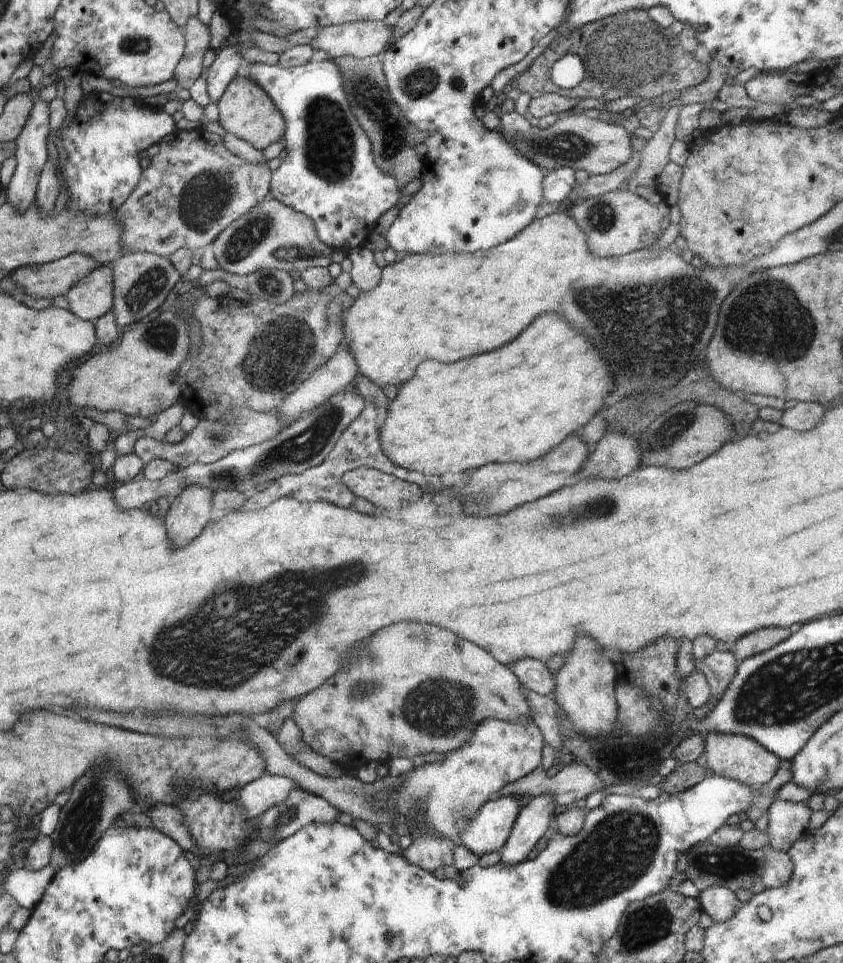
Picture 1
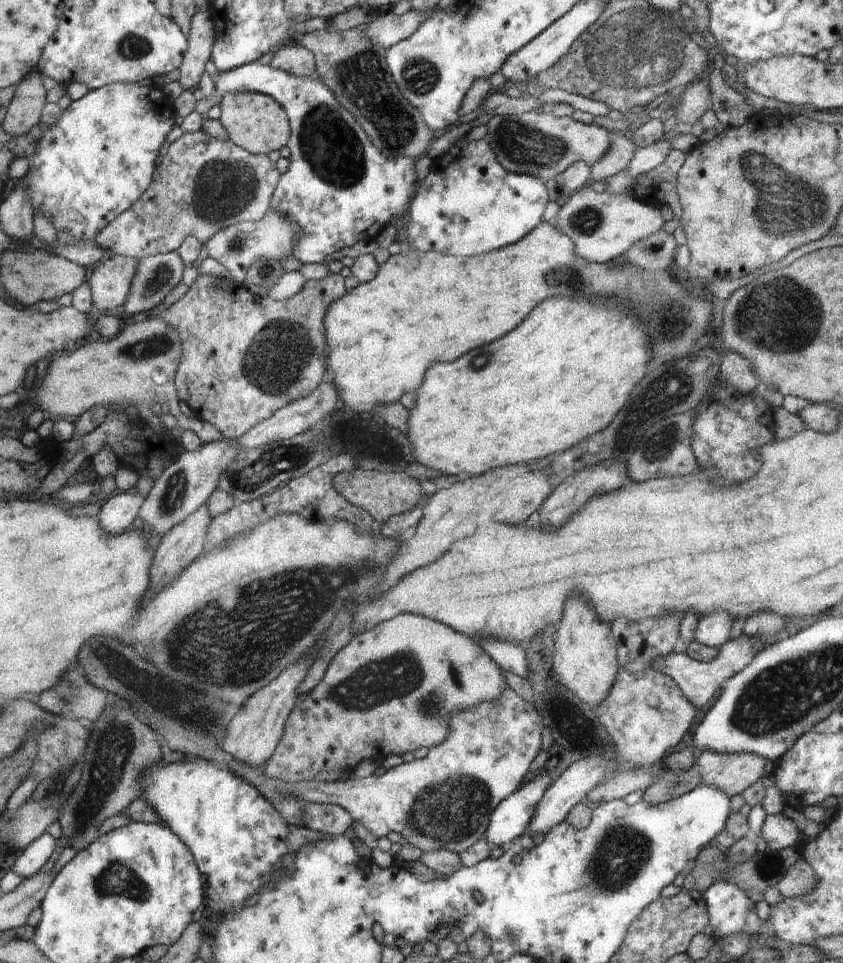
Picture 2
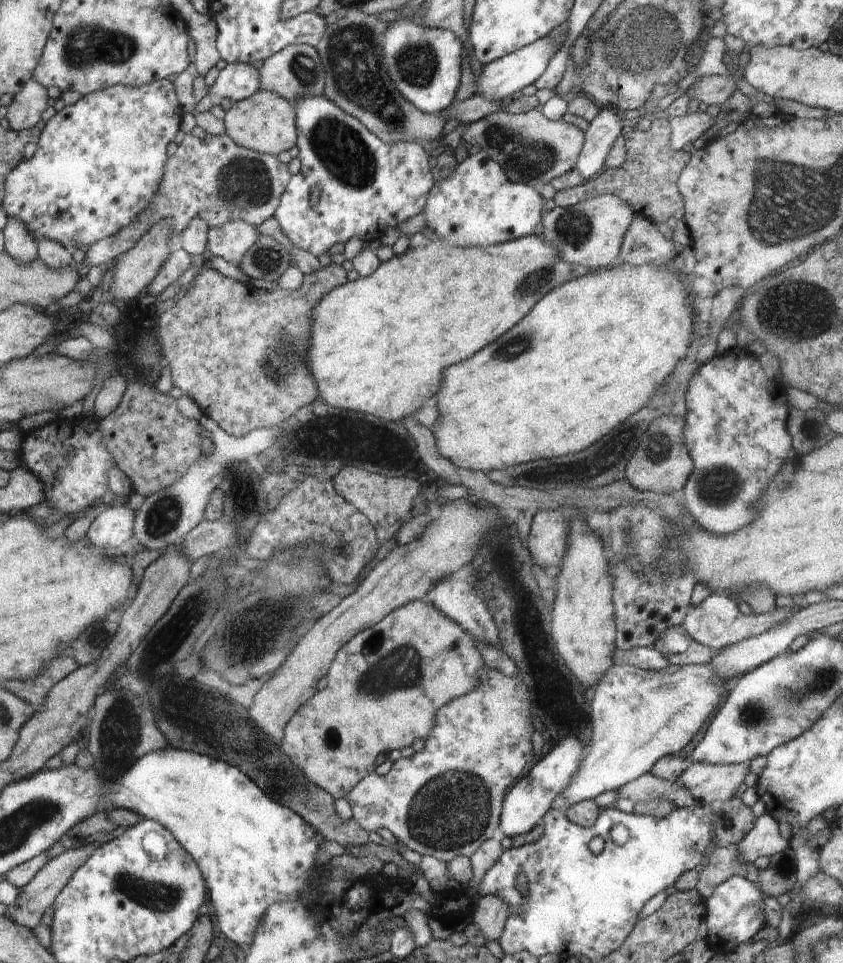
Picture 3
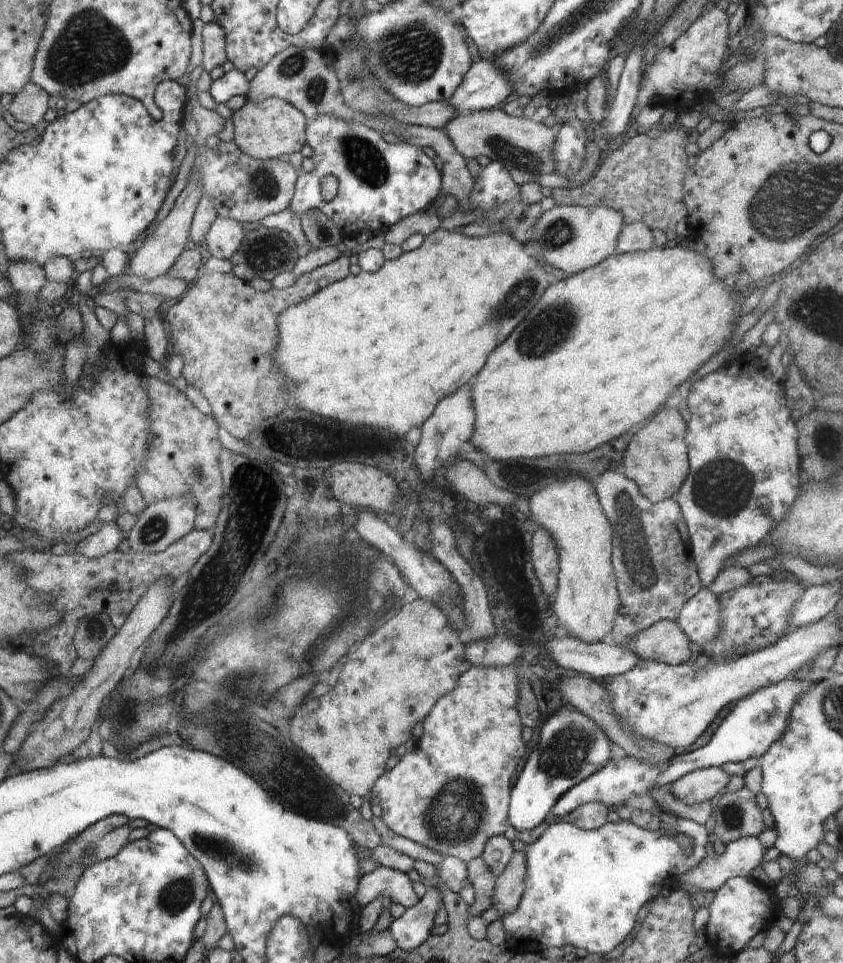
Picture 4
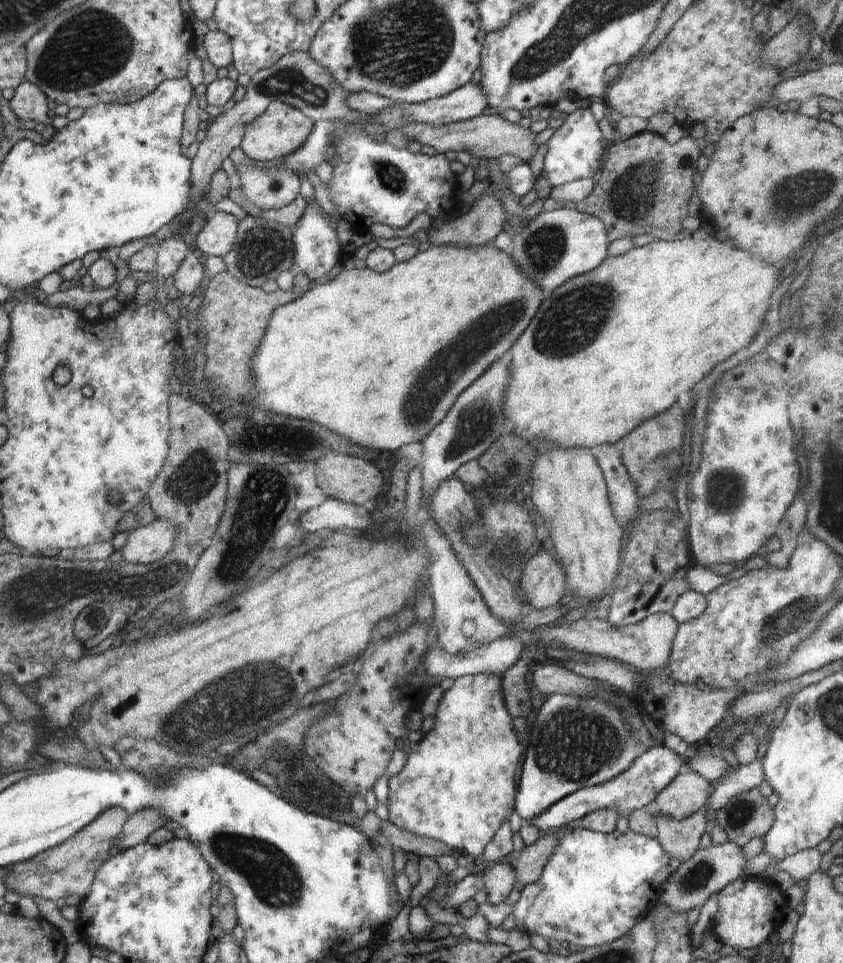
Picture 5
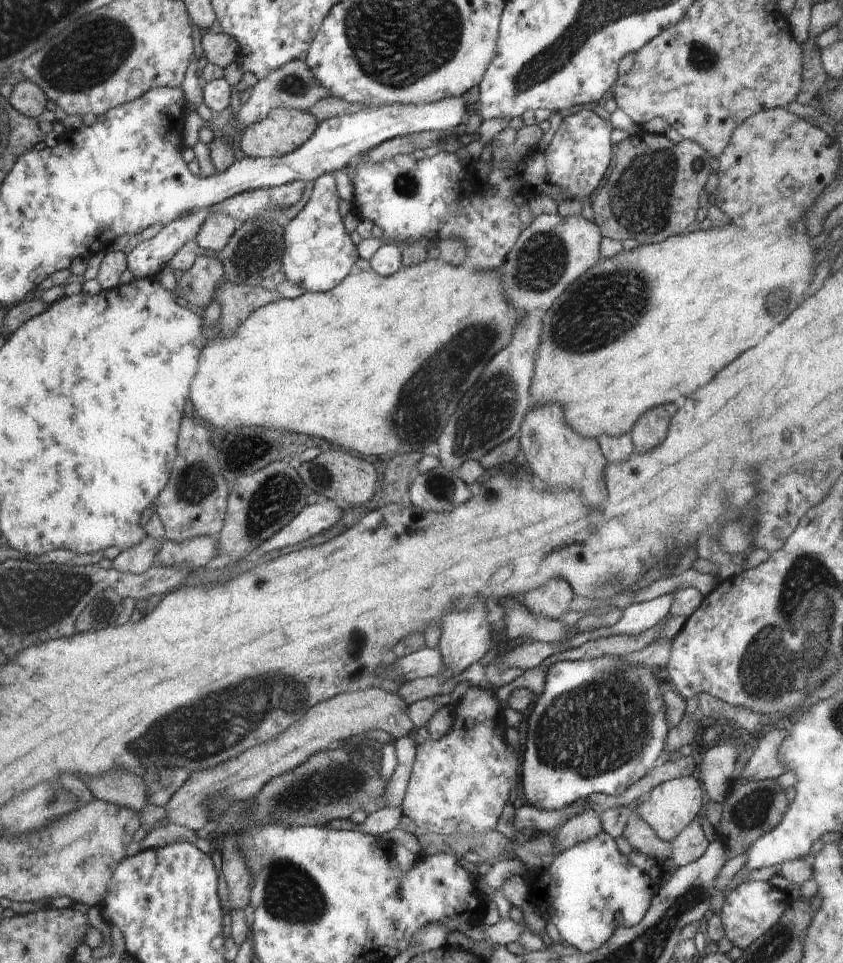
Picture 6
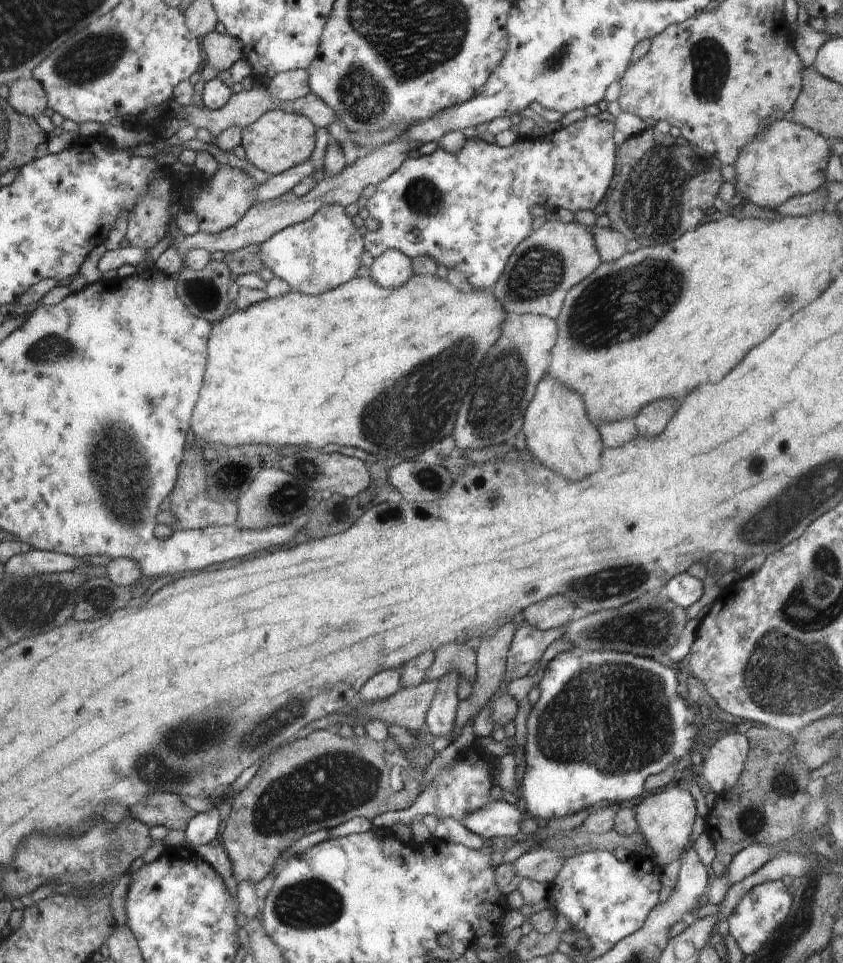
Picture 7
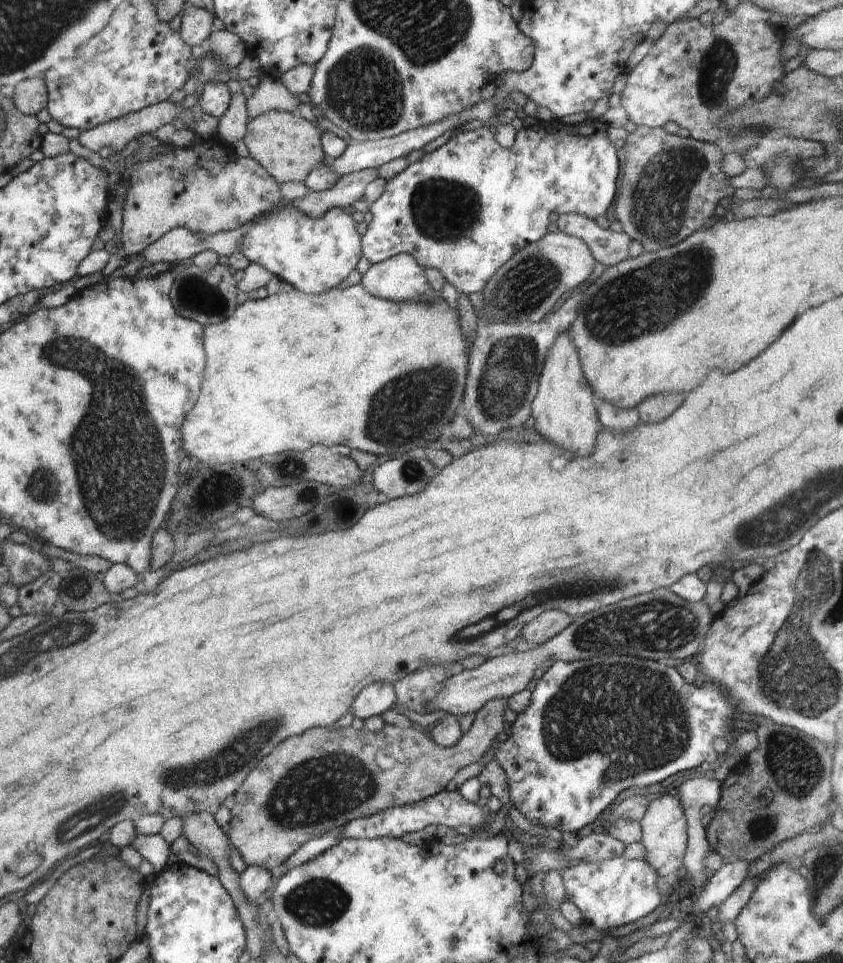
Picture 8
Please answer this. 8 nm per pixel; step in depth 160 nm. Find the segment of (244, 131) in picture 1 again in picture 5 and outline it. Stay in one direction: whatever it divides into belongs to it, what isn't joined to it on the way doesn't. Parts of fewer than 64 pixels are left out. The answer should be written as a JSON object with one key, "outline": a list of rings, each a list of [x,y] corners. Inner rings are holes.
{"outline":[[[273,100],[257,119],[246,125],[245,135],[241,142],[241,149],[252,160],[276,160],[287,157],[290,153],[304,146],[312,130],[312,119],[307,117],[300,109],[294,108],[278,100]]]}

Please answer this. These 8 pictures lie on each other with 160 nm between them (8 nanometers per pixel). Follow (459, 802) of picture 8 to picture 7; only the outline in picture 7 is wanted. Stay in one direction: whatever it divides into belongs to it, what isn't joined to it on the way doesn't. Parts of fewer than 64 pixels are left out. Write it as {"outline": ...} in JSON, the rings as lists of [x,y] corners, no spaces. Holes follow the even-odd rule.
{"outline":[[[492,801],[482,810],[464,816],[461,824],[485,841],[490,841],[492,837],[515,836],[526,817],[522,805]]]}

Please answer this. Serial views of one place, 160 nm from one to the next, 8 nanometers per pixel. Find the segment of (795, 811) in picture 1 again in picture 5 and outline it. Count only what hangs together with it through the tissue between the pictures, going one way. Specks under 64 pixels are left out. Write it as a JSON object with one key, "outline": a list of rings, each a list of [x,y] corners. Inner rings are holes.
{"outline":[[[726,840],[719,845],[712,843],[706,849],[698,849],[668,877],[656,906],[666,907],[670,913],[687,913],[693,908],[700,909],[712,894],[718,894],[729,882],[744,876],[746,863],[742,848],[732,841]]]}

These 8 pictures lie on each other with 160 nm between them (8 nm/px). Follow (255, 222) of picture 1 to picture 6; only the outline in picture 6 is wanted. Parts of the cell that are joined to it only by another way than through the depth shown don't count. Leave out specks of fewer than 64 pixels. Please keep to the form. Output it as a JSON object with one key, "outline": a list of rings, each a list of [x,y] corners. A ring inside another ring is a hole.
{"outline":[[[222,211],[208,213],[197,232],[197,243],[204,250],[213,250],[216,254],[226,246],[238,224]]]}

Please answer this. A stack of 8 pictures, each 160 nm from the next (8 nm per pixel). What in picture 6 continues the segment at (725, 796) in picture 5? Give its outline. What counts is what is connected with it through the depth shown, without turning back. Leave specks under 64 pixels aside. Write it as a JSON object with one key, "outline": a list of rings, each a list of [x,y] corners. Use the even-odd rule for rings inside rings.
{"outline":[[[788,728],[766,733],[747,762],[741,777],[754,780],[777,779],[781,774],[789,772],[789,766],[779,759],[780,745],[789,734]]]}

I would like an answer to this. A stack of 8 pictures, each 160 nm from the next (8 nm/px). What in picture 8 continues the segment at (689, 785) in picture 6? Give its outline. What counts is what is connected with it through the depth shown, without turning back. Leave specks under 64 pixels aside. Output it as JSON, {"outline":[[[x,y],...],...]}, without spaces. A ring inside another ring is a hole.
{"outline":[[[675,794],[650,801],[644,812],[641,825],[641,844],[646,850],[645,862],[648,862],[659,876],[666,876],[675,882],[676,872],[682,868],[682,856],[686,853],[688,820],[684,814],[684,806]]]}

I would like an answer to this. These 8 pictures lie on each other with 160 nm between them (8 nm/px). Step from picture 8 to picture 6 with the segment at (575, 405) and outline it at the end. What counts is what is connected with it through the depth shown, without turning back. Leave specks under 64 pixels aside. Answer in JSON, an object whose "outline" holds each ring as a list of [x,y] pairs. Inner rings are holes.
{"outline":[[[560,403],[534,405],[524,417],[518,436],[521,449],[533,470],[534,480],[544,480],[552,486],[562,488],[578,488],[585,496],[585,501],[593,507],[602,502],[606,496],[605,470],[609,465],[608,459],[602,454],[599,442],[595,438],[583,437],[565,421],[565,408]]]}

